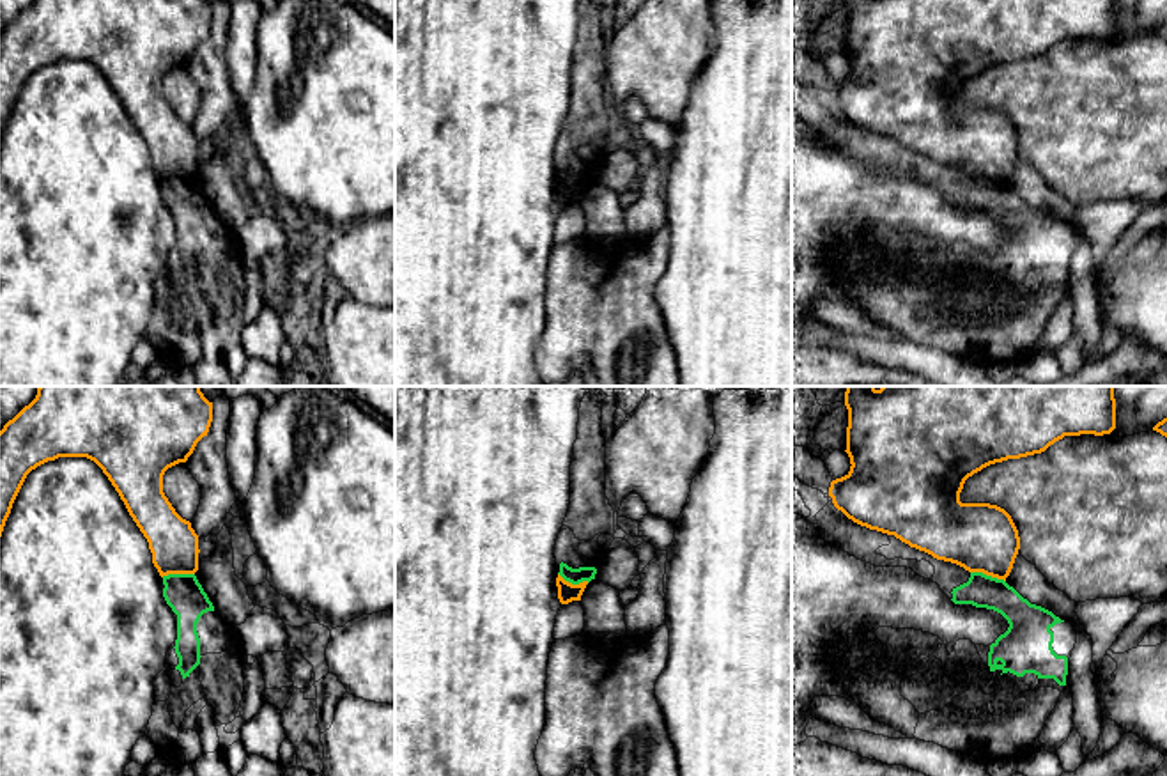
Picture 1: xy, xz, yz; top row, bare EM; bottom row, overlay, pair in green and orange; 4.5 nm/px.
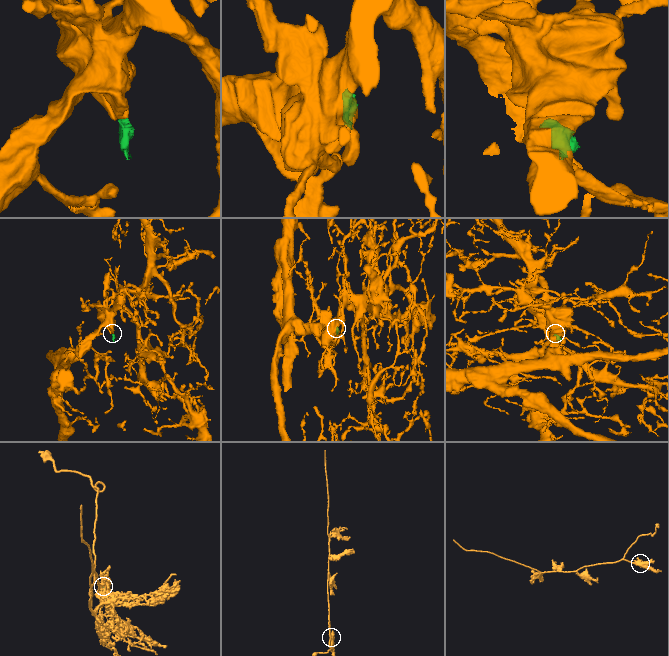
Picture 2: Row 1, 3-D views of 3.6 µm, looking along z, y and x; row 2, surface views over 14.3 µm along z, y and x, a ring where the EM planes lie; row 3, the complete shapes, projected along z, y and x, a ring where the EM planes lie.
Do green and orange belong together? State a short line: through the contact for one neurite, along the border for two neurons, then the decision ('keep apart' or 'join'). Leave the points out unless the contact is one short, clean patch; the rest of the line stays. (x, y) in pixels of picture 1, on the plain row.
yz (971, 174), (981, 174), (1004, 185) | keep apart

